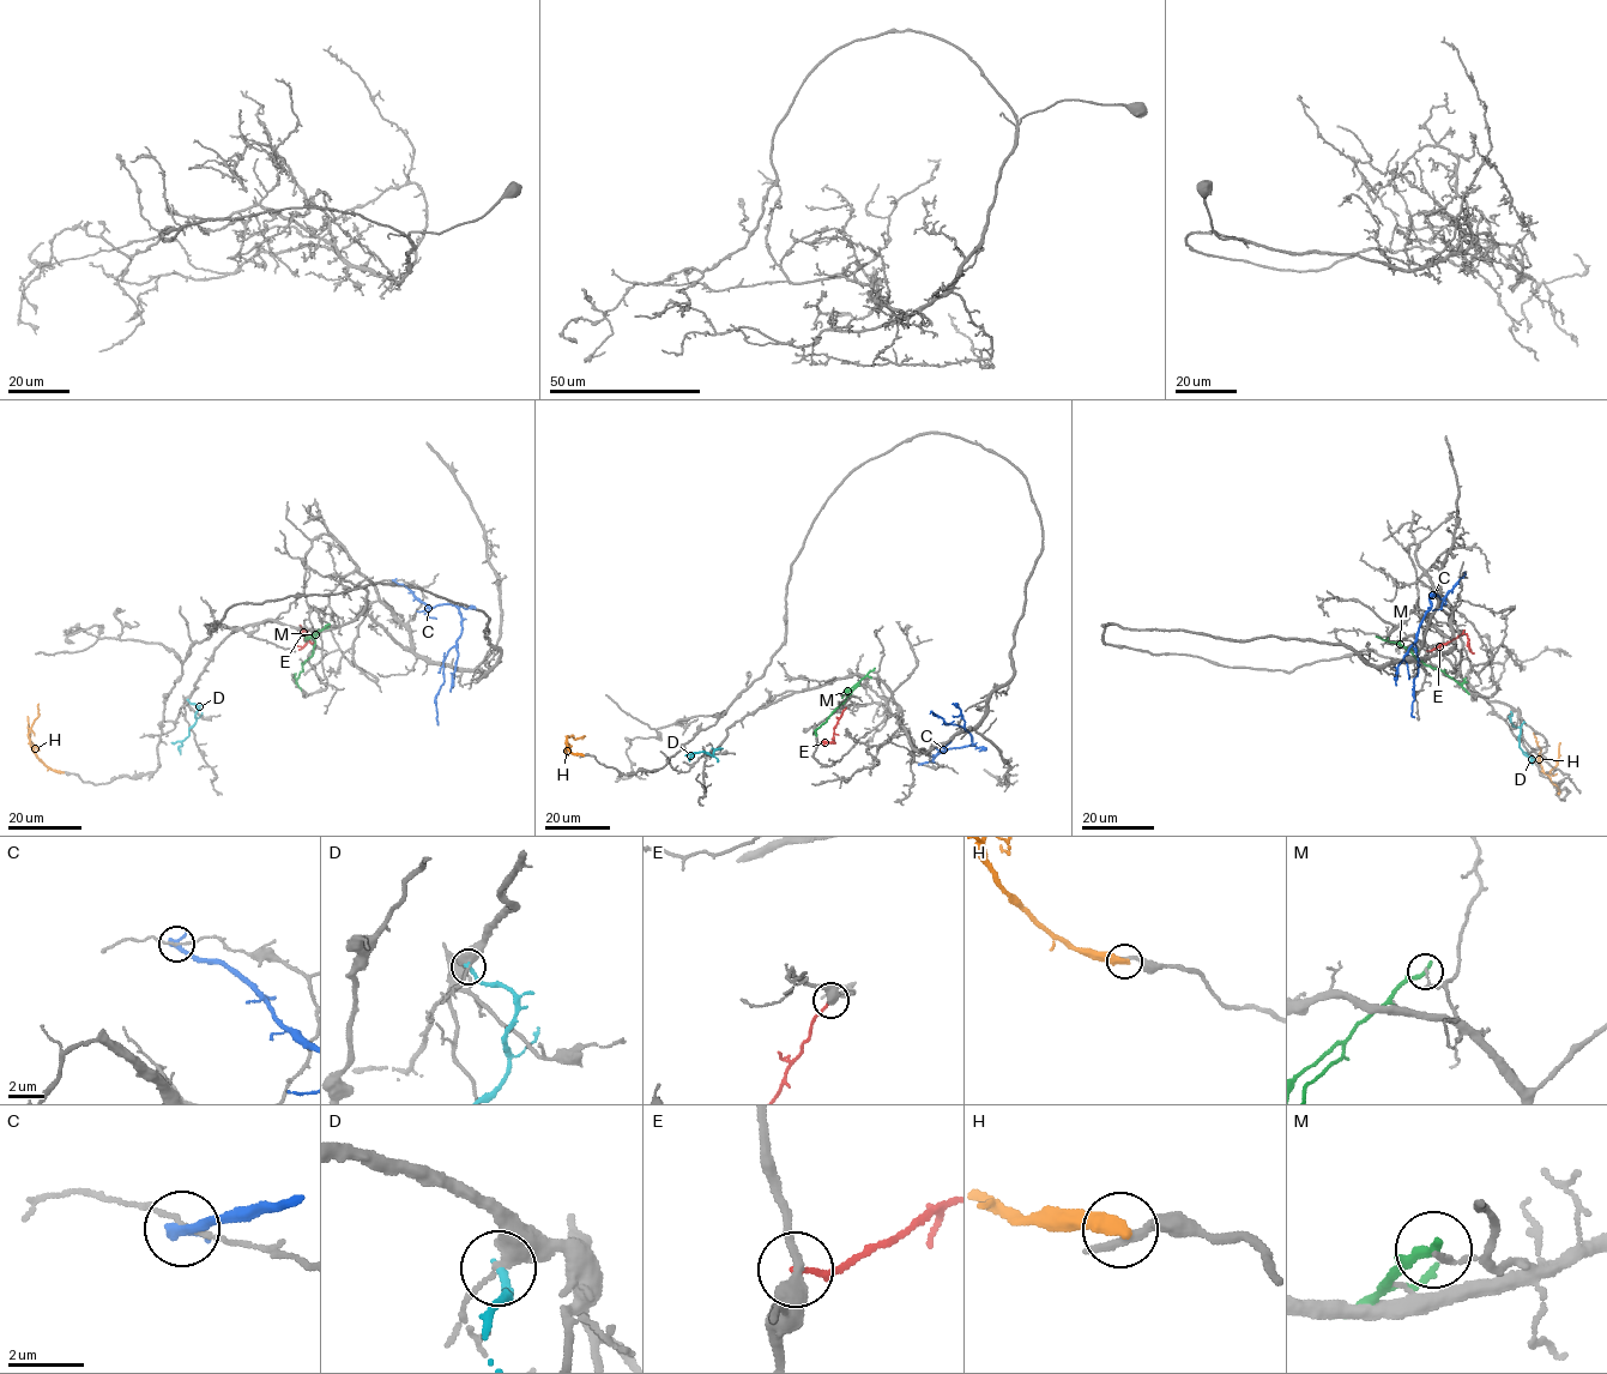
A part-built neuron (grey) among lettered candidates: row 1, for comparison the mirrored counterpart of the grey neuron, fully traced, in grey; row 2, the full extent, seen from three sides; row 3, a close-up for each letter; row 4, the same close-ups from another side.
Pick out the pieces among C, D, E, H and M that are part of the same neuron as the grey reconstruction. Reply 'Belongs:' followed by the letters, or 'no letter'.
Belongs: no letter

